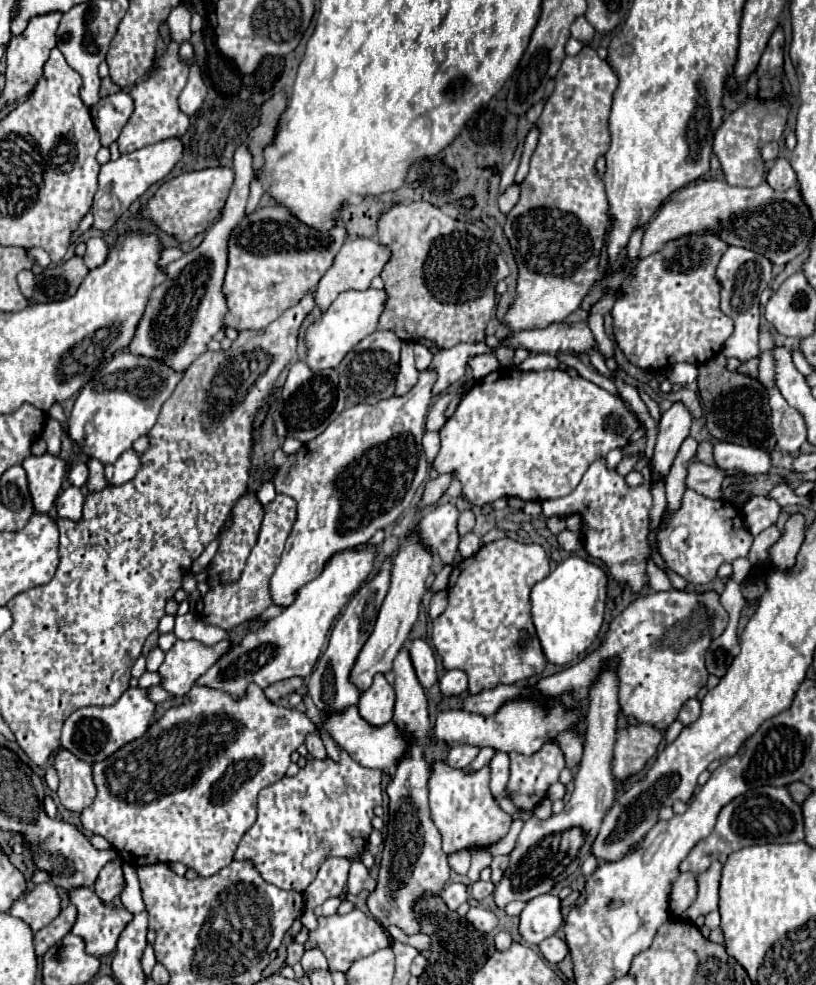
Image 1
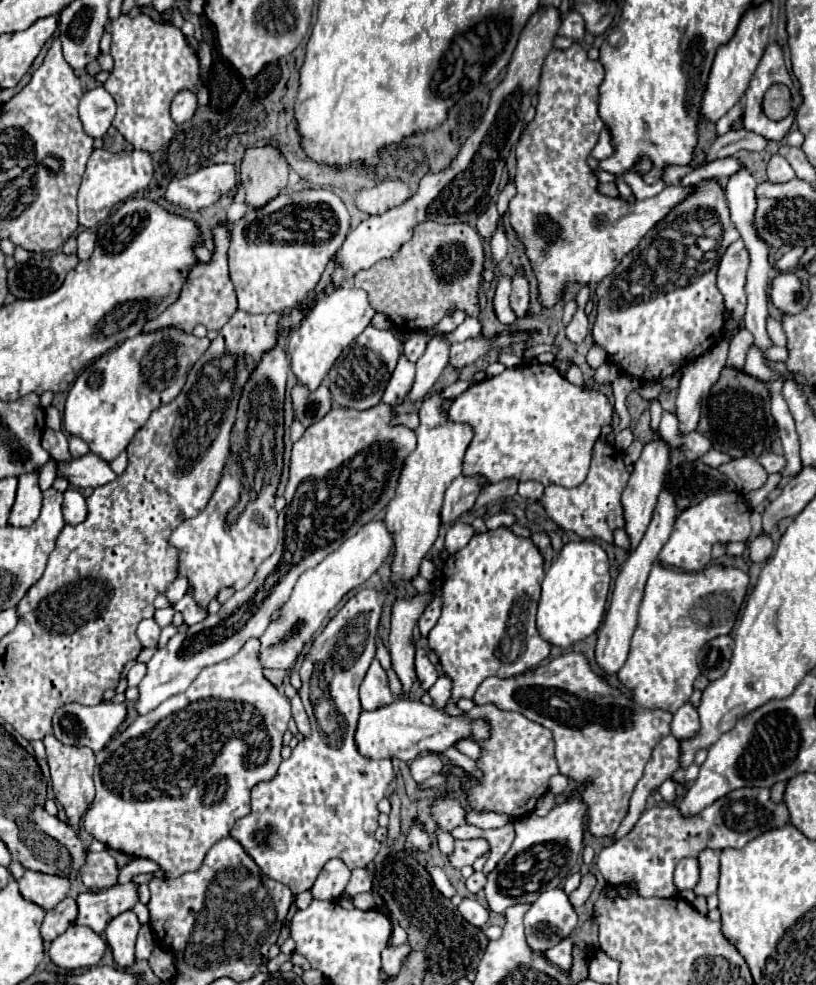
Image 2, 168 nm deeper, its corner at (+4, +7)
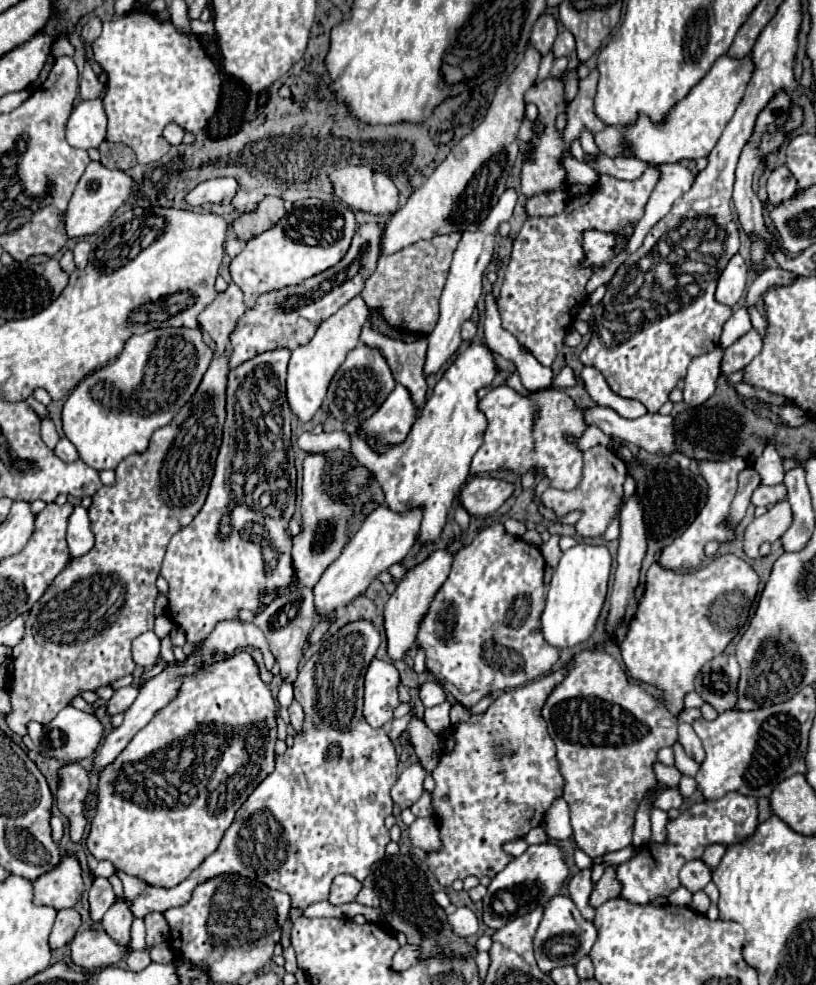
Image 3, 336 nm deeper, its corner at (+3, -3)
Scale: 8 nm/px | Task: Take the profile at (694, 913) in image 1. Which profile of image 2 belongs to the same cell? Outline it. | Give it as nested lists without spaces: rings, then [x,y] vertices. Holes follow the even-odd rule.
[[[702,850],[700,856],[700,882],[694,888],[696,896],[710,896],[718,890],[718,852],[716,850]]]

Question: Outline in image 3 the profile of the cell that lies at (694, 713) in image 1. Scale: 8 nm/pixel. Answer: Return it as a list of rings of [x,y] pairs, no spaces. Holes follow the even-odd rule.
[[[679,724],[679,740],[677,740],[685,754],[697,762],[701,762],[705,758],[705,752],[703,752],[703,746],[699,742],[699,736],[695,734],[693,726],[691,724]]]

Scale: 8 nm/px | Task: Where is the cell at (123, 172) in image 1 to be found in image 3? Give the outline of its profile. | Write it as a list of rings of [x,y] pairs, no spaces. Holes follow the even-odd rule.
[[[91,162],[69,200],[69,208],[65,214],[65,226],[69,238],[85,238],[95,234],[117,212],[117,208],[121,208],[127,202],[131,190],[133,190],[133,182],[127,172],[109,170],[101,162]]]

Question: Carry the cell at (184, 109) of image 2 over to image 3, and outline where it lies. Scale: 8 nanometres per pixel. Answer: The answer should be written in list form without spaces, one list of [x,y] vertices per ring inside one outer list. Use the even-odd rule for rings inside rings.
[[[169,124],[165,130],[163,130],[163,136],[169,144],[181,144],[183,142],[183,136],[185,136],[185,130],[181,126],[175,126],[175,124]]]

